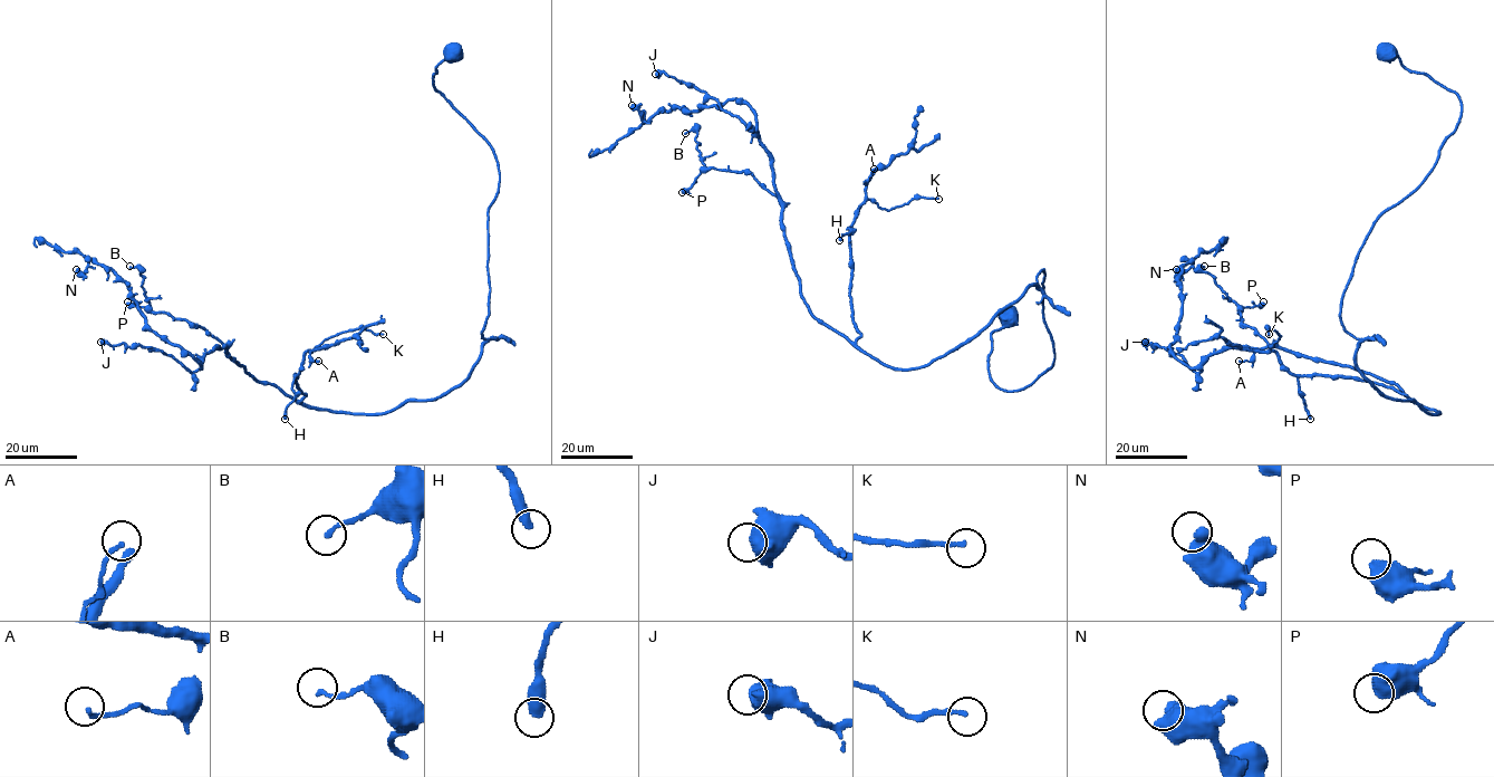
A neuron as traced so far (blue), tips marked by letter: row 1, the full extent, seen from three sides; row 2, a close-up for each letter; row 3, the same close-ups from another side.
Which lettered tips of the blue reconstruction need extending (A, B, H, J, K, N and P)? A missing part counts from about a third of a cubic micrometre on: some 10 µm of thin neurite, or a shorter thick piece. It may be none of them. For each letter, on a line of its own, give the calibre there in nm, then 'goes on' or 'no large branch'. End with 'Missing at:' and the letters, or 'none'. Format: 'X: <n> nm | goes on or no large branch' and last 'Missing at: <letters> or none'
A: 170 nm | no large branch
B: 170 nm | no large branch
H: 440 nm | goes on
J: 700 nm | no large branch
K: 190 nm | goes on
N: 550 nm | no large branch
P: 600 nm | no large branch
Missing at: H, K

